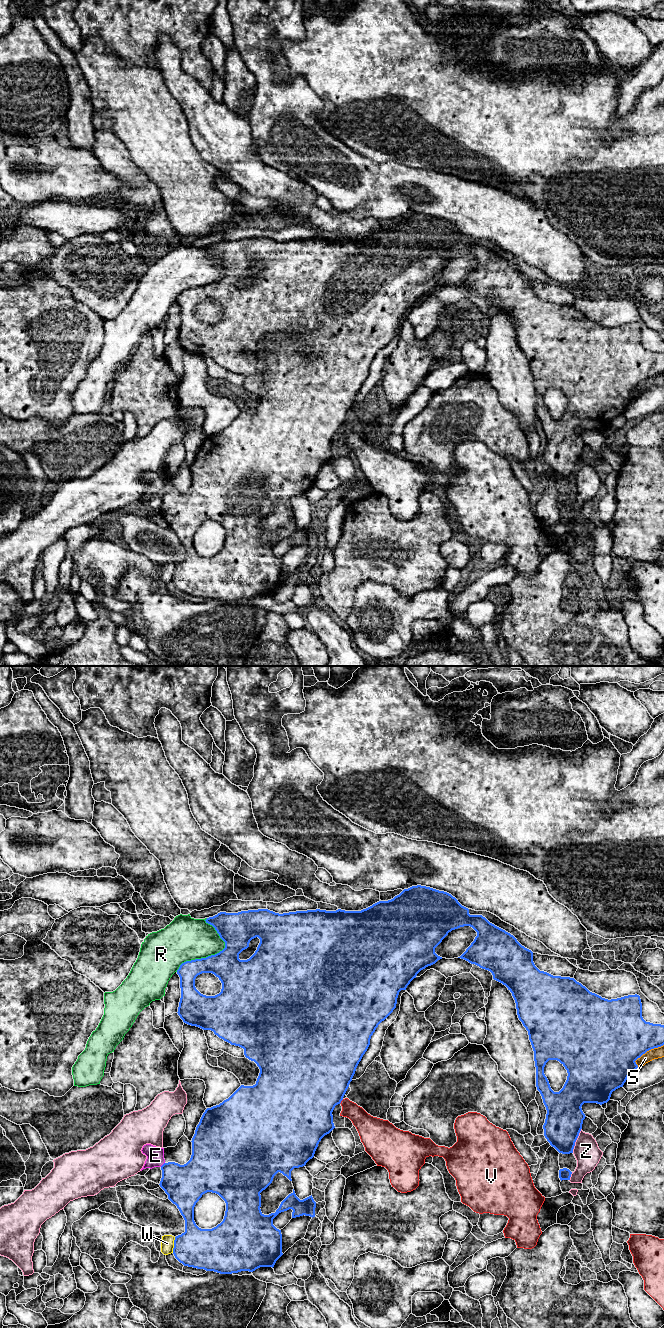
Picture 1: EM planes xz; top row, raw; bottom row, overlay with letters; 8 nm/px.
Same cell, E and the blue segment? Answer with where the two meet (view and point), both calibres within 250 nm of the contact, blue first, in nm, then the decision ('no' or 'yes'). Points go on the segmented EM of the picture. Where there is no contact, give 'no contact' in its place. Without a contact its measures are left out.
meets blue in xz at (163, 1164); 320 nm thick on the blue side, 140 nm on the other; no

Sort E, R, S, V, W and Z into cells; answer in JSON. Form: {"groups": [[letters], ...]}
{"groups": [["E"], ["R"], ["S", "V"], ["W"], ["Z"]]}

